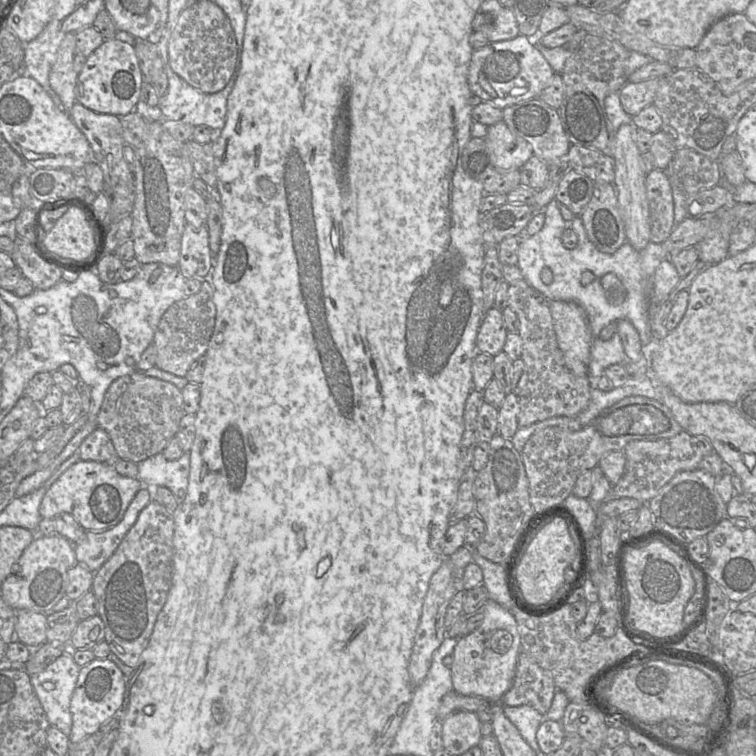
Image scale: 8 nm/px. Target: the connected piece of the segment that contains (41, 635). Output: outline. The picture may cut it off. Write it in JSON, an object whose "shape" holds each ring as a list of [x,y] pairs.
{"shape":[[[32,610],[16,611],[14,636],[19,642],[36,649],[47,641],[47,616]]]}

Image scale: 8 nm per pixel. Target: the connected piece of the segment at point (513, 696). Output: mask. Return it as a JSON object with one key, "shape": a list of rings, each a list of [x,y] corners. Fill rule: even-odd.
{"shape":[[[520,652],[511,688],[504,694],[503,706],[529,705],[542,715],[550,709],[557,688],[552,675],[525,652]]]}

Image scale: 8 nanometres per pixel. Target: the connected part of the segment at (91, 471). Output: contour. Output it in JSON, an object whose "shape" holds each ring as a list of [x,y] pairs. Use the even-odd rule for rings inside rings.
{"shape":[[[79,460],[49,487],[42,498],[39,513],[42,518],[48,519],[60,513],[68,513],[86,531],[106,530],[122,520],[140,488],[142,482],[138,478],[122,476],[112,465]]]}

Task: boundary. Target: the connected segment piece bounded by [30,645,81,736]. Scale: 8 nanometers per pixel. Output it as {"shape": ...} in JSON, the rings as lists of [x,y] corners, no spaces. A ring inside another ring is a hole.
{"shape":[[[71,648],[44,670],[30,675],[34,691],[44,709],[50,727],[69,736],[72,730],[70,702],[81,667],[71,655]]]}

